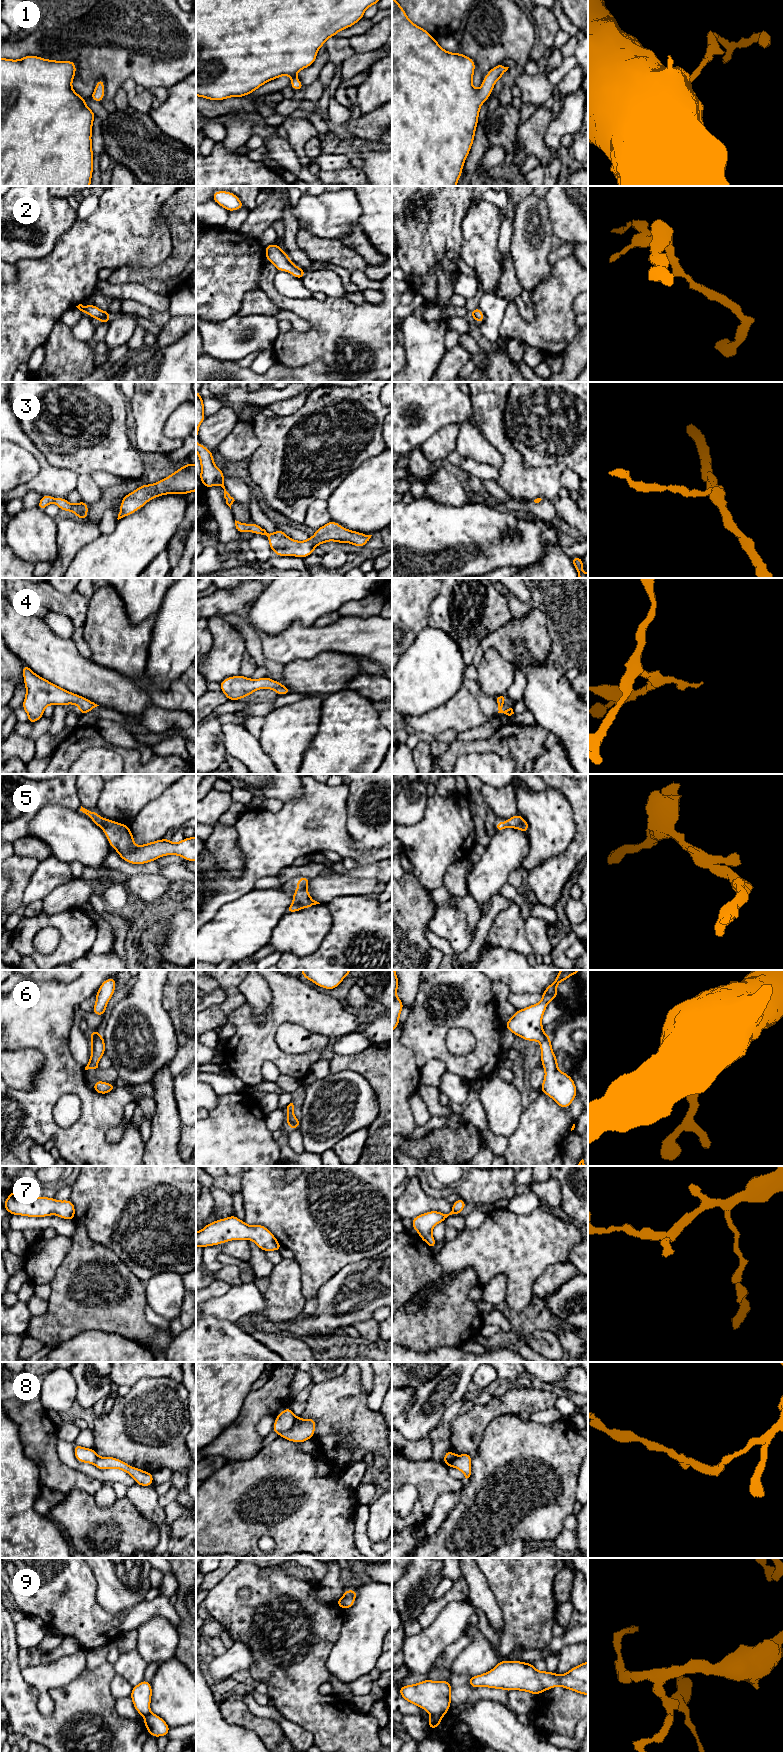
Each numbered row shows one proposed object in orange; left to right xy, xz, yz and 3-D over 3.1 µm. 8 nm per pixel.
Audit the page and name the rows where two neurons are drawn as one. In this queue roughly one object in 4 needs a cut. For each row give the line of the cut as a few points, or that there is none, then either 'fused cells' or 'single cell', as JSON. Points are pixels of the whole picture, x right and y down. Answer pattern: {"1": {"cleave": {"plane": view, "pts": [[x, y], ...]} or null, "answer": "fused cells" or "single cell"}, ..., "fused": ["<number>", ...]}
{"1": {"cleave": null, "answer": "single cell"}, "2": {"cleave": null, "answer": "single cell"}, "3": {"cleave": null, "answer": "single cell"}, "4": {"cleave": null, "answer": "single cell"}, "5": {"cleave": null, "answer": "single cell"}, "6": {"cleave": null, "answer": "single cell"}, "7": {"cleave": null, "answer": "single cell"}, "8": {"cleave": {"plane": "xz", "pts": [[296, 1417], [293, 1424], [280, 1435]]}, "answer": "fused cells"}, "9": {"cleave": {"plane": "yz", "pts": [[431, 1714], [441, 1717]]}, "answer": "fused cells"}, "fused": ["8", "9"]}

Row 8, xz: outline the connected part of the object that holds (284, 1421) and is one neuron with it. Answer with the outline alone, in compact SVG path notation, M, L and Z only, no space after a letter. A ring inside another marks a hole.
M290 1407L284 1409L280 1414L276 1416L272 1432L281 1435L293 1426L295 1420L296 1416L294 1415Z

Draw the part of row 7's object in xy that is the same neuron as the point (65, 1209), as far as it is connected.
M14 1191L2 1205L11 1215L28 1217L46 1217L57 1215L62 1219L74 1220L75 1206L68 1199L58 1201L55 1198L36 1198L24 1191Z

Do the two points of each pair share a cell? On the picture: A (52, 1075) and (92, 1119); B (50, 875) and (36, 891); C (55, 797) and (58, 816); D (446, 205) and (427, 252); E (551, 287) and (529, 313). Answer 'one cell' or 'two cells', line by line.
A: one cell
B: one cell
C: two cells
D: one cell
E: two cells

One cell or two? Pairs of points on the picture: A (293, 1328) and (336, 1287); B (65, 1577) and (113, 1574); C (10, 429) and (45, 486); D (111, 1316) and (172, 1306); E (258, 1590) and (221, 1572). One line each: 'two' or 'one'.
A: one
B: two
C: one
D: two
E: two

